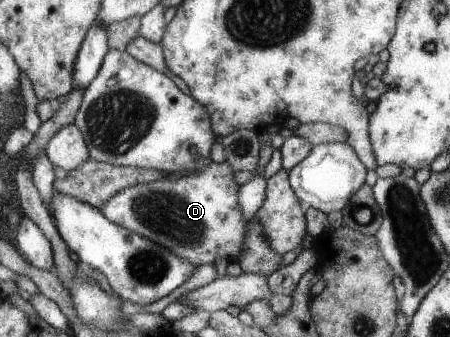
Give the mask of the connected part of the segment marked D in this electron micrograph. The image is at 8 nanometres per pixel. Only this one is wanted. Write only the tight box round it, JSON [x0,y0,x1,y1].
[100,161,247,265]

